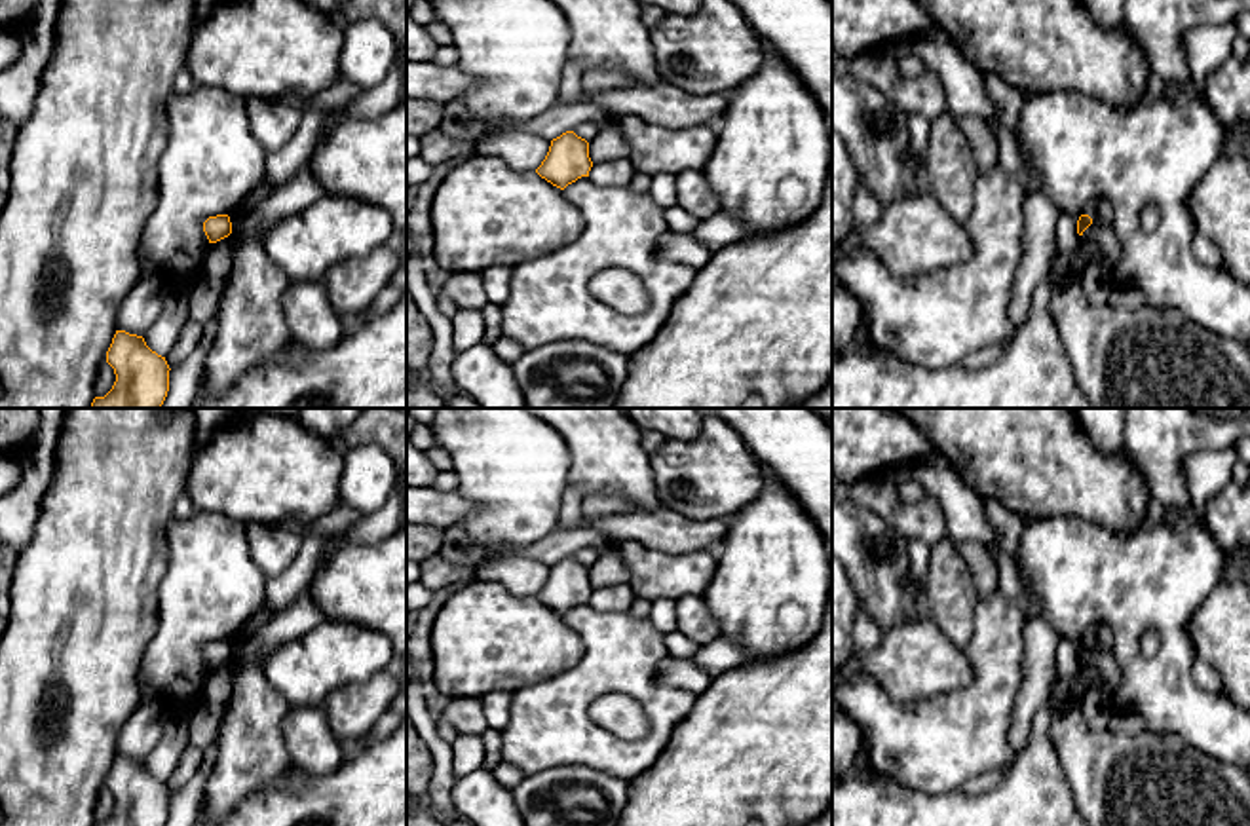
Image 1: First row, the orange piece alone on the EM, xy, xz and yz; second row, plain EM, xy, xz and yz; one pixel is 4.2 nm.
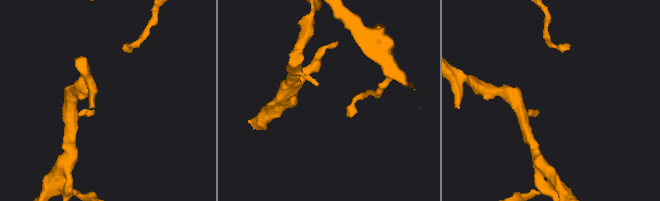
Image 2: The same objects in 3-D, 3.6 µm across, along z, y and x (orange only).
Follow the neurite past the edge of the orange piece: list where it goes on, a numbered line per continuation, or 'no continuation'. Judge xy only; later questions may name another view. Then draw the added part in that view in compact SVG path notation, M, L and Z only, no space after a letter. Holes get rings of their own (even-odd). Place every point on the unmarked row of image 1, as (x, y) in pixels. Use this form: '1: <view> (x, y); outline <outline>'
no continuation

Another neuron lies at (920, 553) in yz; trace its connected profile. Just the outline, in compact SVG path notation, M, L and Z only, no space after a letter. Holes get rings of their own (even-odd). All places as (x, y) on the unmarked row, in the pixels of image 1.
M914 543L910 549L910 583L919 606L925 602L929 554L931 553L925 543Z

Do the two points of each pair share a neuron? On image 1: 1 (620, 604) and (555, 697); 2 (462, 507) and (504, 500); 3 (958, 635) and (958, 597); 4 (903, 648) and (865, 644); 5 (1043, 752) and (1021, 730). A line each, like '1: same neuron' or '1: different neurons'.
1: different neurons
2: different neurons
3: same neuron
4: different neurons
5: different neurons

